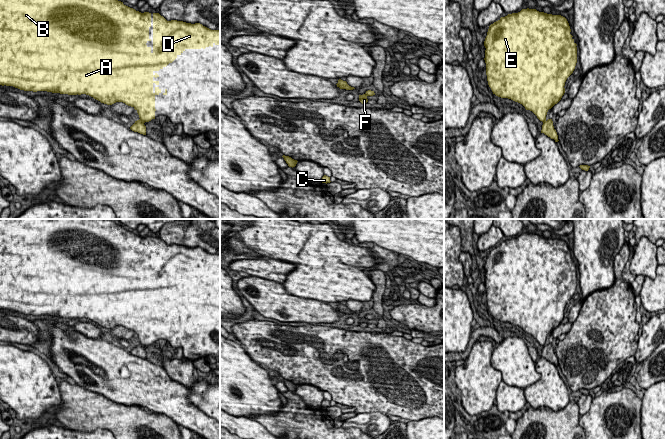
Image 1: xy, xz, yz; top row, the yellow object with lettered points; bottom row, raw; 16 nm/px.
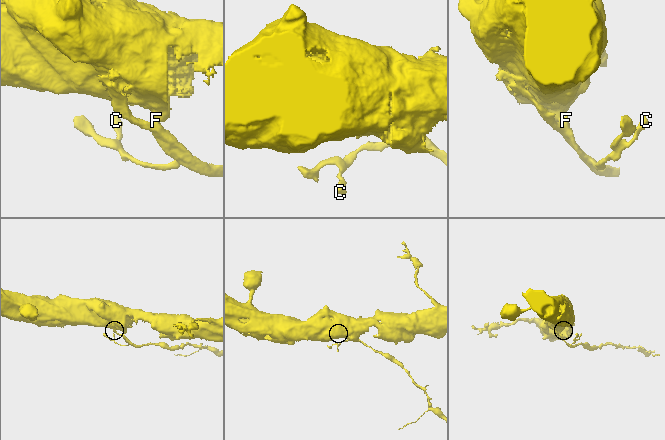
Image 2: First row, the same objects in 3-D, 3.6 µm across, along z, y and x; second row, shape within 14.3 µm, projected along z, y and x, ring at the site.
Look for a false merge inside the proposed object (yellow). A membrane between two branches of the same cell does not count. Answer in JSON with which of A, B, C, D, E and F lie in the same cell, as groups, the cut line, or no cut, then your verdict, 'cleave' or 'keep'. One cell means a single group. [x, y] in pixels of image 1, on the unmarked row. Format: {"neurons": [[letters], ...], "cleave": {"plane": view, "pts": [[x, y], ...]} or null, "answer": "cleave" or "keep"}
{"neurons": [["A", "B", "D", "E"], ["C", "F"]], "cleave": {"plane": "xy", "pts": [[139, 343], [143, 347]]}, "answer": "cleave"}

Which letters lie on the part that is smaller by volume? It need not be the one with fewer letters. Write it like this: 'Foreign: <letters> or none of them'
Foreign: C, F

